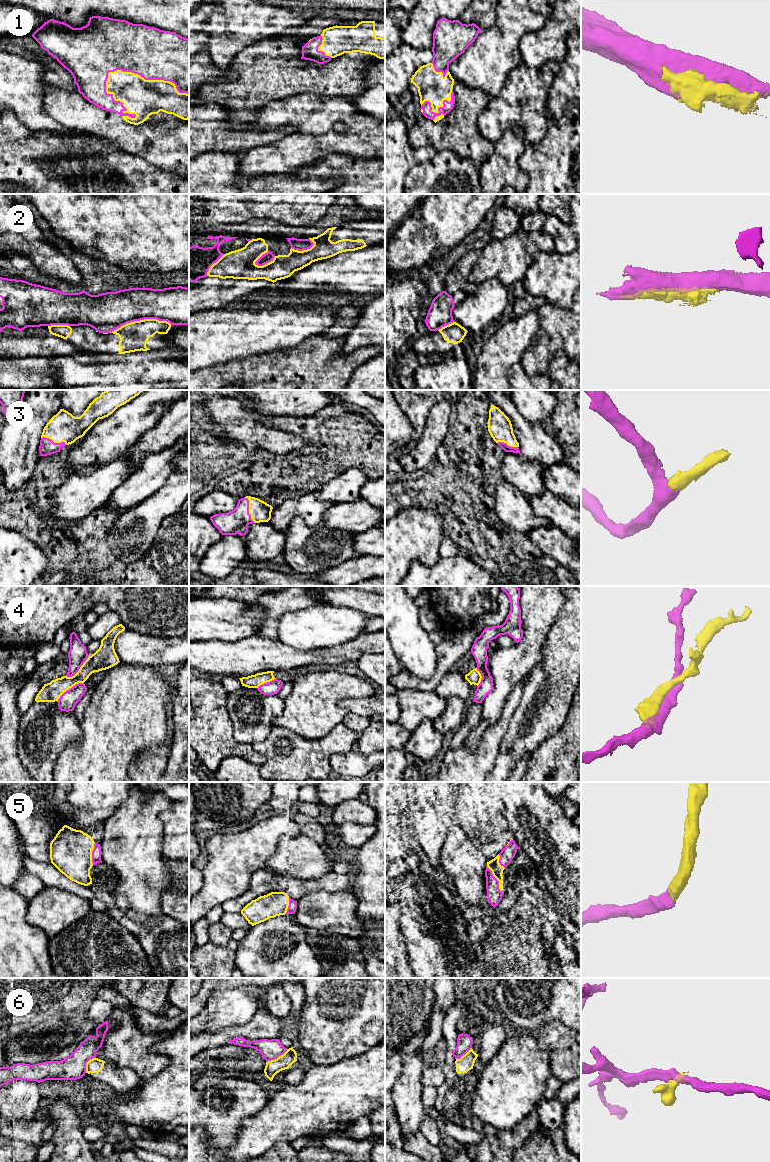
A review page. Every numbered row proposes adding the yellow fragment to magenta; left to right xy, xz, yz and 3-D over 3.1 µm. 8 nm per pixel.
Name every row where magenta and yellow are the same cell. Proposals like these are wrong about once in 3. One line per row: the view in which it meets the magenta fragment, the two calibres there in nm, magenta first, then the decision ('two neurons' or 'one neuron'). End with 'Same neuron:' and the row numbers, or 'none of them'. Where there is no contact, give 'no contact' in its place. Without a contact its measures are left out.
1: xy | 420/300 nm | one neuron
2: xy | 300/220 nm | two neurons
3: xz | 190/170 nm | one neuron
4: xy | 140/160 nm | two neurons
5: yz | 120/100 nm | one neuron
6: xz | 160/120 nm | two neurons
Same neuron: 1, 3, 5

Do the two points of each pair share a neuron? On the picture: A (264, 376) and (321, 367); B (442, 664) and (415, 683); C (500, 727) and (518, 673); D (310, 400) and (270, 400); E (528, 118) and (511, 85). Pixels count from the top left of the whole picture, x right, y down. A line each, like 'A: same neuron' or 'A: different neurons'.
A: same neuron
B: same neuron
C: different neurons
D: same neuron
E: same neuron

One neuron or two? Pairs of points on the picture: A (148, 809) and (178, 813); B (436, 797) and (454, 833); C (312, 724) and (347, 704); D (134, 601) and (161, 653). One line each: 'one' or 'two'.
A: two
B: two
C: two
D: two

